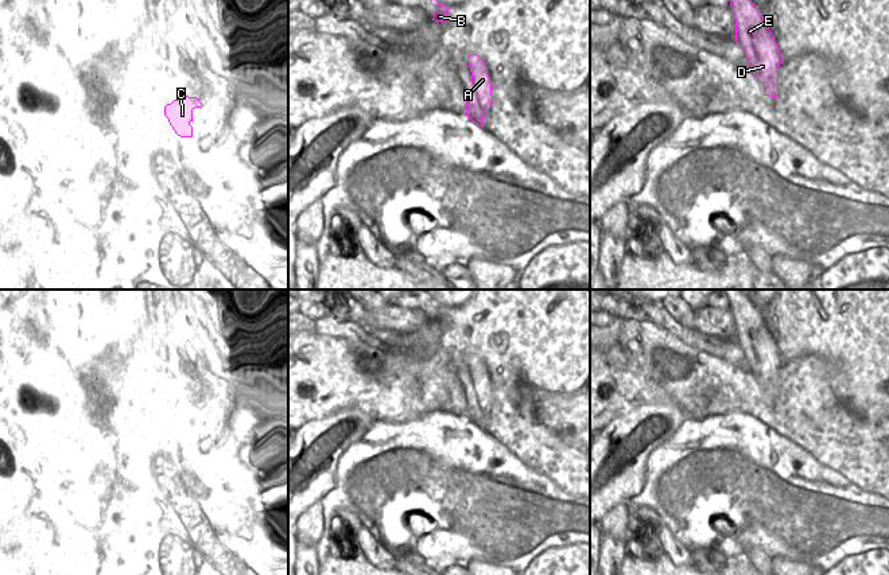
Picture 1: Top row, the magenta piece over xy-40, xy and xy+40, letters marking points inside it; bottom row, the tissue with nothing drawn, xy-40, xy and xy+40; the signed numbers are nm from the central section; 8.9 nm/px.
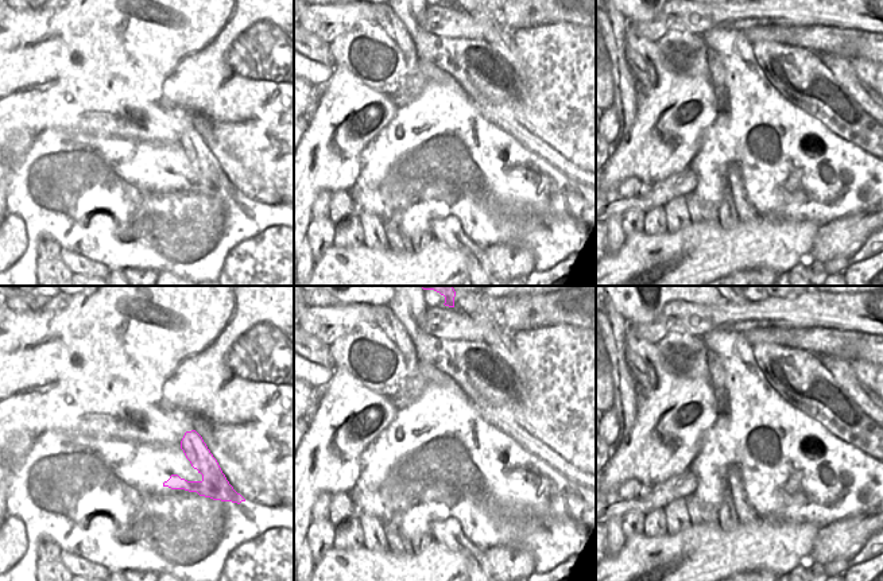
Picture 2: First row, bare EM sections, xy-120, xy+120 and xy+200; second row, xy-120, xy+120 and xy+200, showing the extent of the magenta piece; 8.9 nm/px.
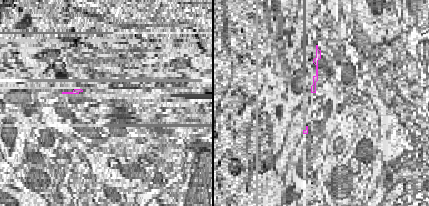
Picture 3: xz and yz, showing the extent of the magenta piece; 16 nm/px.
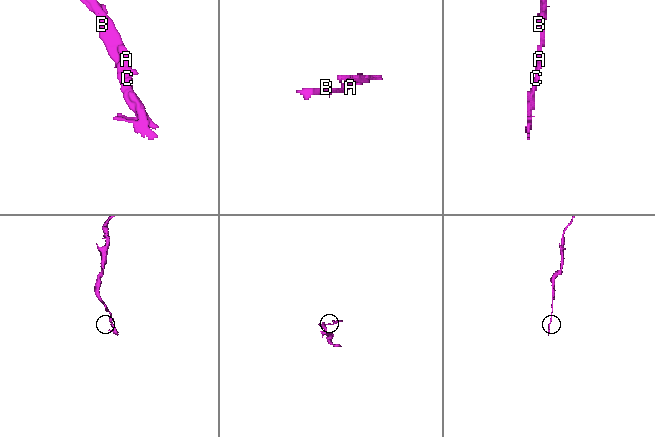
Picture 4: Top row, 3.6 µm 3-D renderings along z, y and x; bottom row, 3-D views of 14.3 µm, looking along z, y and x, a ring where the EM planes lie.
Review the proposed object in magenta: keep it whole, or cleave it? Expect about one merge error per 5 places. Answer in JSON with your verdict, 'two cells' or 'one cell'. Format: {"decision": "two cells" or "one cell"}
{"decision": "one cell"}

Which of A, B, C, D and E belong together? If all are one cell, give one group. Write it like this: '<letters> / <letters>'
A B C D E

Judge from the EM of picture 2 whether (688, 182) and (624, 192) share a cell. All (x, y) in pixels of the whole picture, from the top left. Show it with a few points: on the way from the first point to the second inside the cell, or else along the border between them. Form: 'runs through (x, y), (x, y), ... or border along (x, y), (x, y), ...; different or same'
border along (618, 194), (620, 197), (634, 197); different

